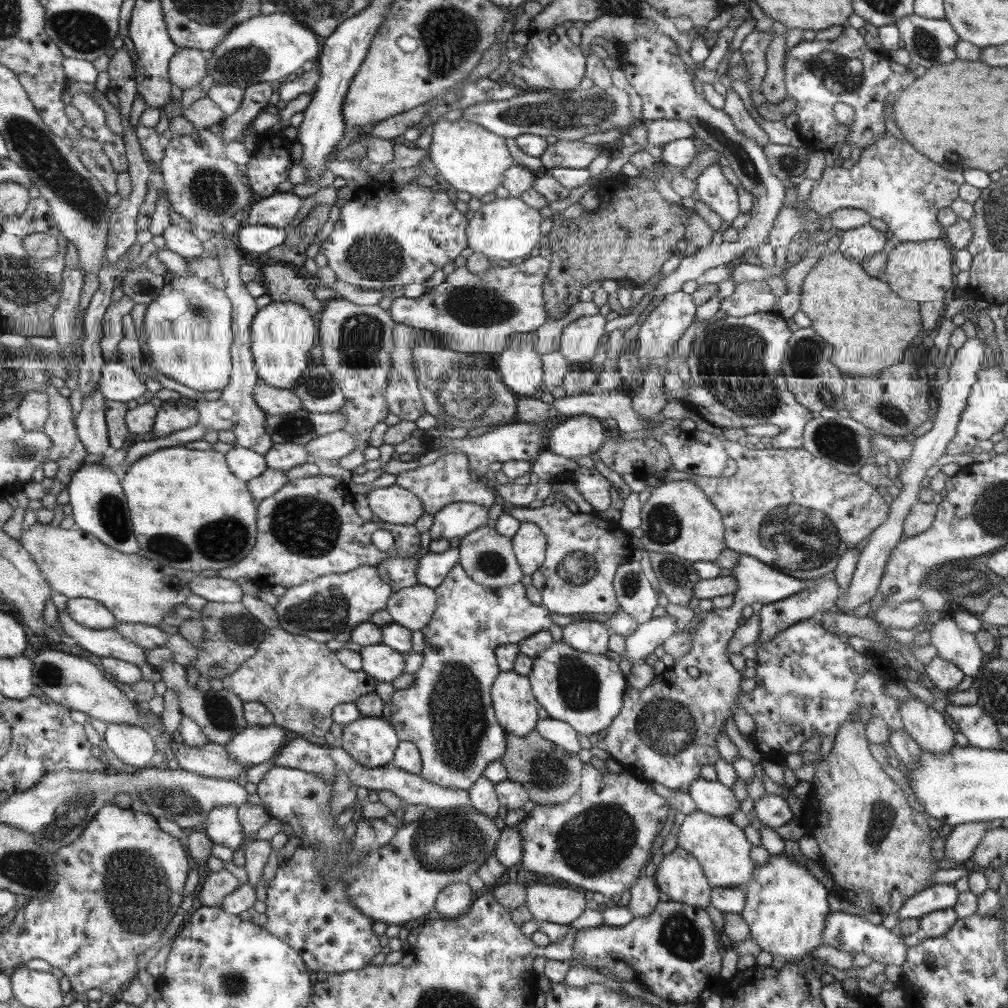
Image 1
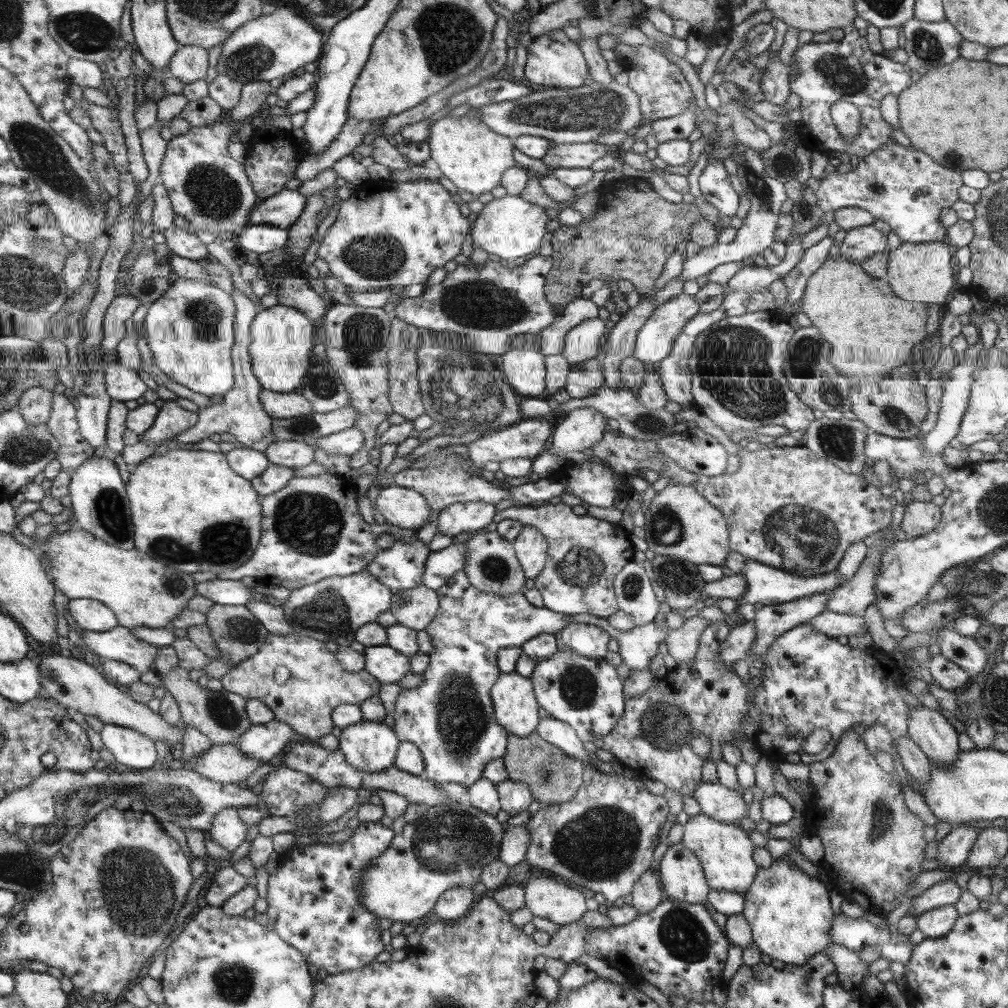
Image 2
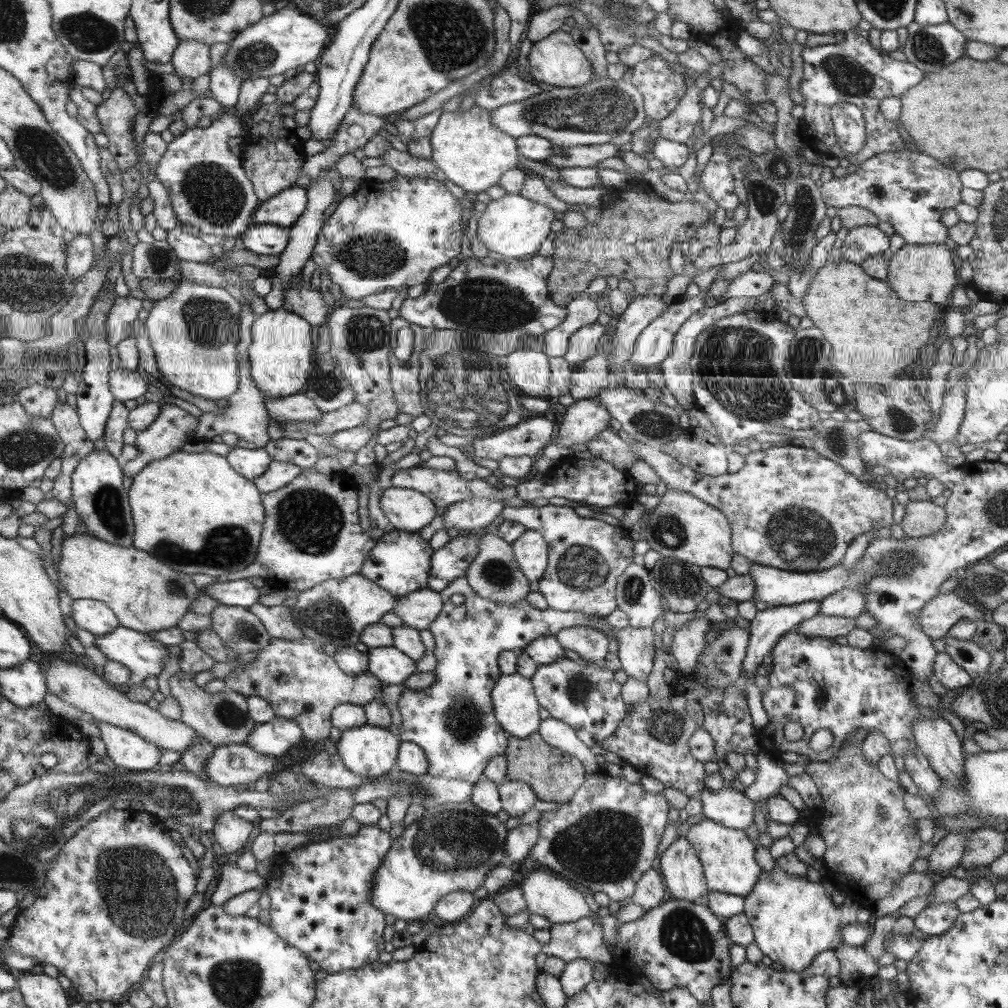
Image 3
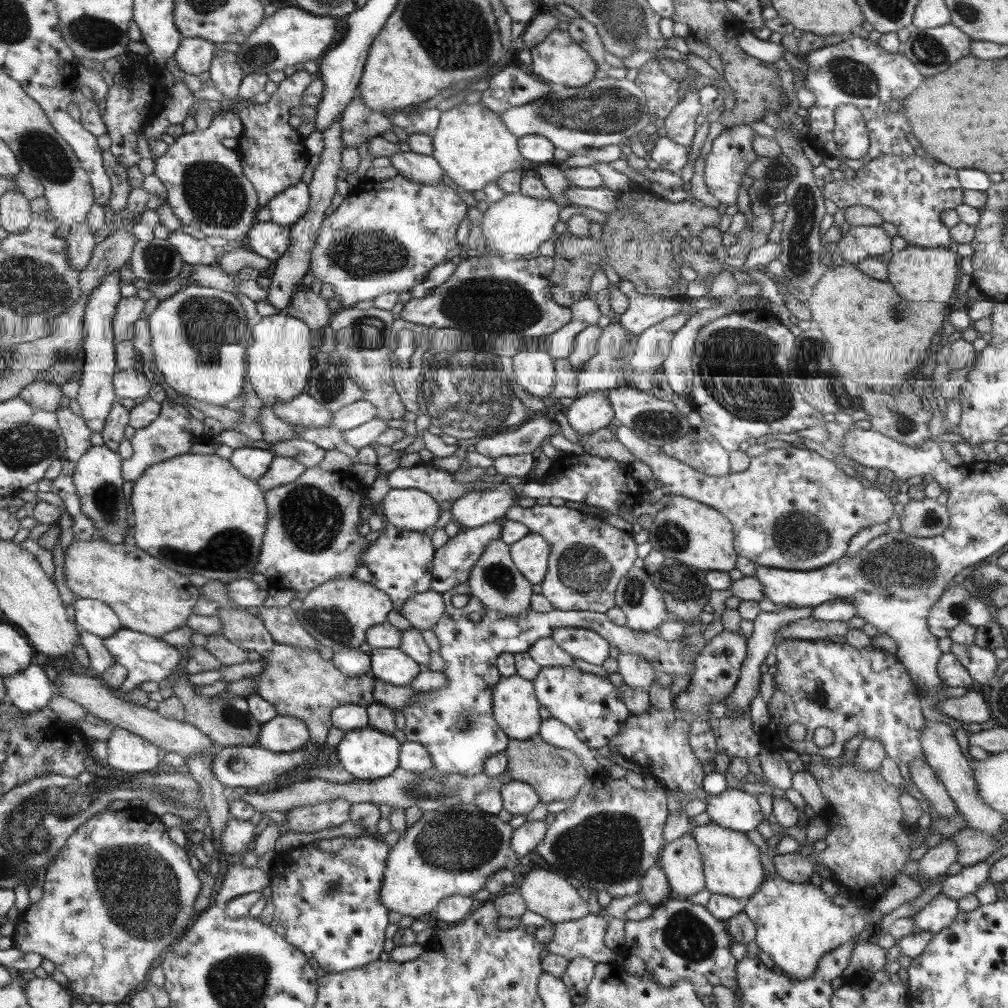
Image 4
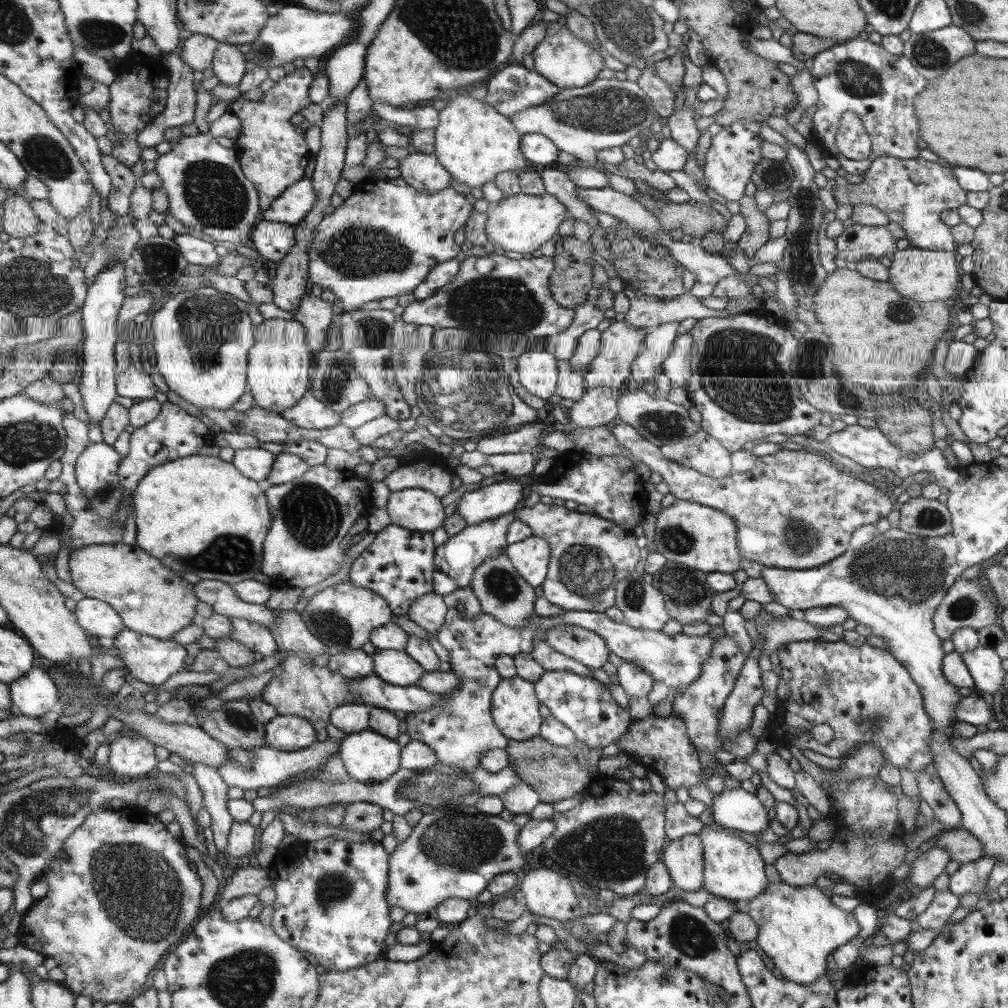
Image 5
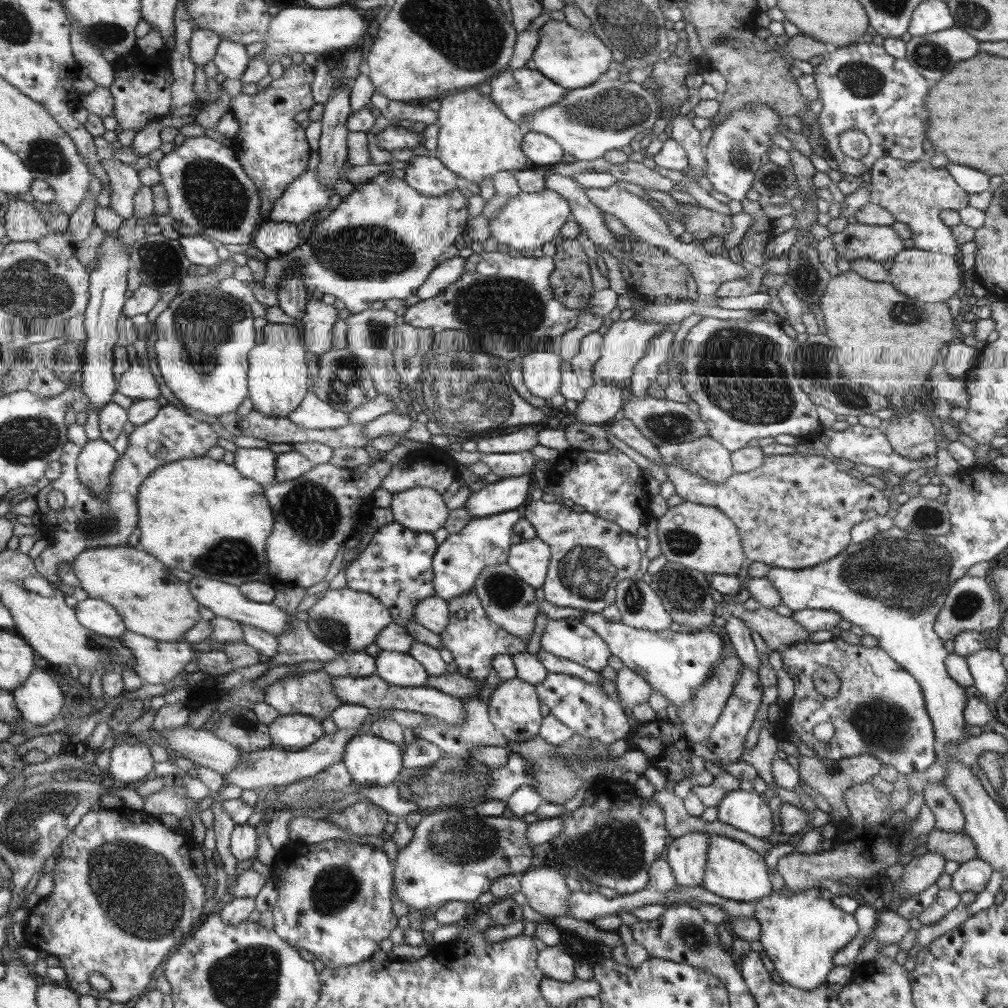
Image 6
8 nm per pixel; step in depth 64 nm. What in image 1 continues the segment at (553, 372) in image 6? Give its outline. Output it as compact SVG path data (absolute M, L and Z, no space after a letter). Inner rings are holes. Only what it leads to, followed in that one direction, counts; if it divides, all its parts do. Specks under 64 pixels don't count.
M505 350L494 357L494 360L501 382L504 382L506 388L515 396L520 394L521 397L529 397L537 388L543 388L542 359L535 352L531 352L531 350Z

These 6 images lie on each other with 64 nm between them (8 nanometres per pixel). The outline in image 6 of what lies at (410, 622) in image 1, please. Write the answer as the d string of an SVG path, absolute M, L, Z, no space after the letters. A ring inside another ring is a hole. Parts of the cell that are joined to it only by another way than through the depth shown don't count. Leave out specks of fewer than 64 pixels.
M433 595L417 602L413 607L415 623L439 635L448 625L448 603Z

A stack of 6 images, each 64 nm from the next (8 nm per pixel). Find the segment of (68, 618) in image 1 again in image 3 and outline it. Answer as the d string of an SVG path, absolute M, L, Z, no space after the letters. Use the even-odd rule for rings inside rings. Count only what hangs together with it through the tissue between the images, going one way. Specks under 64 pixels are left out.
M125 626L111 634L96 636L95 645L107 660L124 664L129 670L129 680L123 688L141 685L148 677L157 678L168 655L161 643Z

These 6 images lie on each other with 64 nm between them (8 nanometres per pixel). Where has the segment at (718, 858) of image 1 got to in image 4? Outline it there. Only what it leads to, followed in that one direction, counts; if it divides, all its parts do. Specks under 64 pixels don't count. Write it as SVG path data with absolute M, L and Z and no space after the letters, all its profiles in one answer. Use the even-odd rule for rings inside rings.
M709 821L693 827L689 832L699 847L704 887L711 894L731 896L739 900L751 898L763 882L763 868L757 858L757 848L745 838L745 833L726 829Z

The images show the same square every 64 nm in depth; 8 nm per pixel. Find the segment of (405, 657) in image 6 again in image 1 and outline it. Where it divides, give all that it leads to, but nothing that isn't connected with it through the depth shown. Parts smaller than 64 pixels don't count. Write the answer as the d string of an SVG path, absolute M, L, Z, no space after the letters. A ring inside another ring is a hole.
M373 644L361 647L361 670L379 682L393 682L403 673L404 656L391 647L383 644Z

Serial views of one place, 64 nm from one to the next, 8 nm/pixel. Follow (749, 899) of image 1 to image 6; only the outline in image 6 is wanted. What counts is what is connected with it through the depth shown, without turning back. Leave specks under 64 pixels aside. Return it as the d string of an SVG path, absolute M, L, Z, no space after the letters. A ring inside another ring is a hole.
M783 887L752 905L754 919L760 926L758 941L765 956L771 960L783 983L803 990L814 989L825 981L825 974L833 968L831 957L858 930L853 915L821 898L818 887L803 892L789 892L787 887Z

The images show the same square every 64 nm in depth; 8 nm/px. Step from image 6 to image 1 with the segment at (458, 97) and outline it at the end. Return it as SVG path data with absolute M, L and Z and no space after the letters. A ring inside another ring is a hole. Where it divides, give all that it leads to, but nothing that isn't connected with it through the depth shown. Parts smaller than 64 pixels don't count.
M440 118L432 123L431 132L428 149L431 163L445 180L445 184L453 187L455 191L467 192L470 197L480 199L494 192L504 181L504 172L513 164L511 152L505 147L505 140L474 122L461 118L444 121Z

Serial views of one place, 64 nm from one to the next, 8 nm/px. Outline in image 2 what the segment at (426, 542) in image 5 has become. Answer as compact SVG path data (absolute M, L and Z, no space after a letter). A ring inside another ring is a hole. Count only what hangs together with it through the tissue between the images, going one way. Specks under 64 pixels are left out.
M417 538L411 542L394 540L391 547L381 549L365 569L395 595L422 584L421 573L429 553L428 545Z

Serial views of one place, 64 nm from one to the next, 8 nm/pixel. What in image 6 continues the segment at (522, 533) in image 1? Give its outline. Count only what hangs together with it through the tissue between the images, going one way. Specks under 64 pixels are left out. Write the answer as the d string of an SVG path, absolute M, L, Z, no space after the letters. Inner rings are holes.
M535 536L519 544L510 544L505 561L526 585L536 589L544 584L550 560L550 546Z

